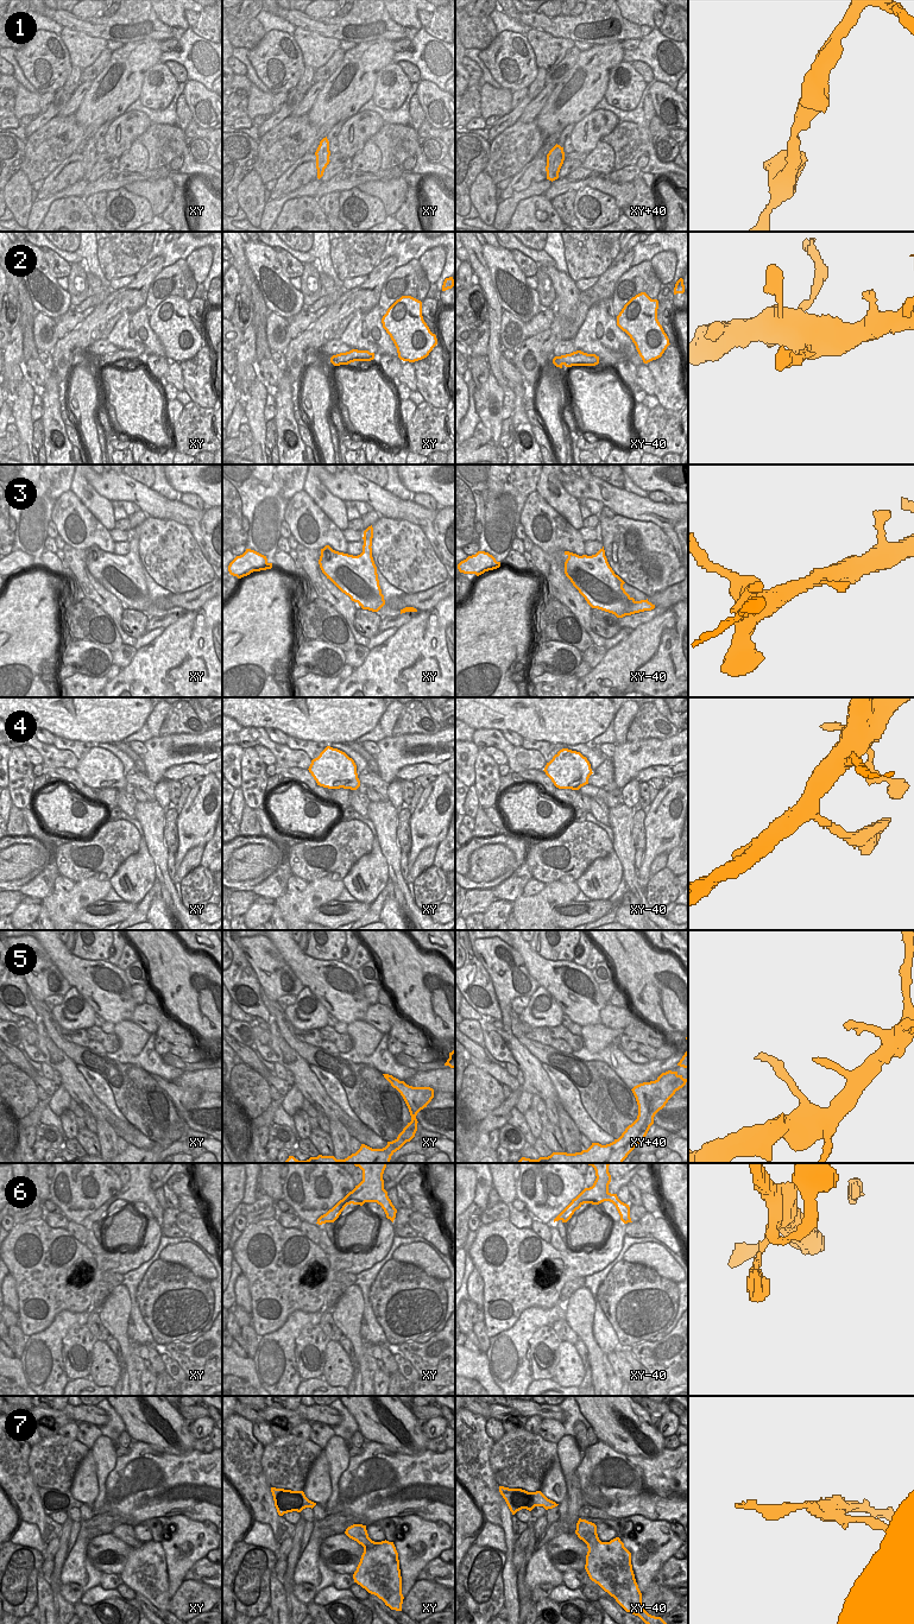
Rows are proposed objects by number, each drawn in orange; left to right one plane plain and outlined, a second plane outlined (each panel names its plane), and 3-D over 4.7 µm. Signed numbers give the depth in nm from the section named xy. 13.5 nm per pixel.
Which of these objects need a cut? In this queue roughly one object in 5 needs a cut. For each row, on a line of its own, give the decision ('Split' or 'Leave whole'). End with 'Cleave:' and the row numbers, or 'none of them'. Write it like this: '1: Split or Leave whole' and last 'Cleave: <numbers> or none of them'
1: Leave whole
2: Leave whole
3: Leave whole
4: Leave whole
5: Leave whole
6: Leave whole
7: Split
Cleave: 7

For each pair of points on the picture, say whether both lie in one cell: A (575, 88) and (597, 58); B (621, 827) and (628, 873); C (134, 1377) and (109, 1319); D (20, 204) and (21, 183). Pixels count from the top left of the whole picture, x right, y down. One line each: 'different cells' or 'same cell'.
A: same cell
B: same cell
C: same cell
D: same cell

